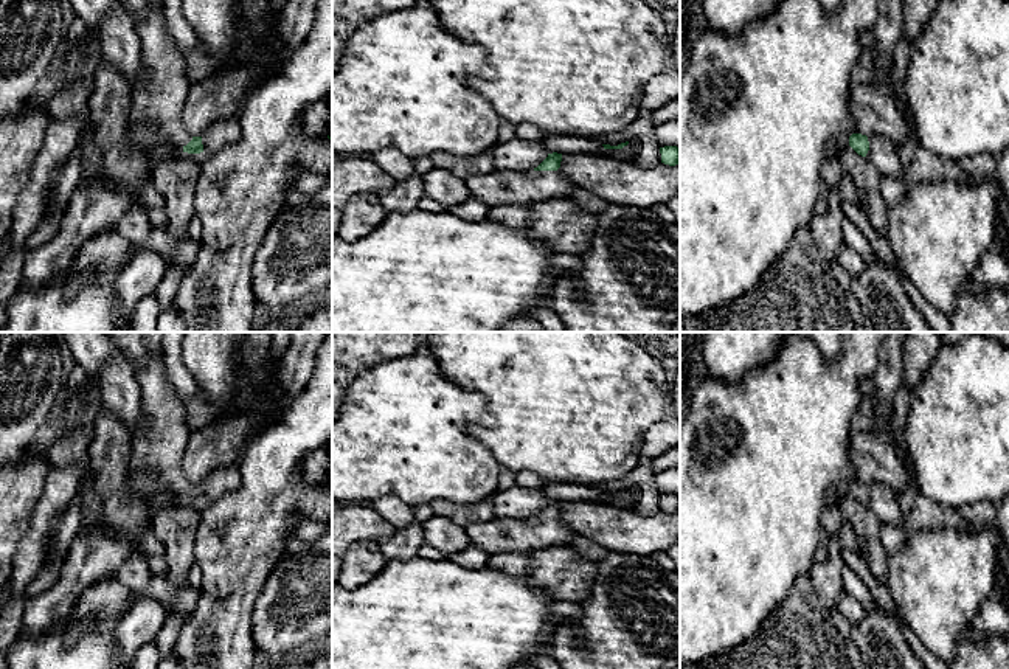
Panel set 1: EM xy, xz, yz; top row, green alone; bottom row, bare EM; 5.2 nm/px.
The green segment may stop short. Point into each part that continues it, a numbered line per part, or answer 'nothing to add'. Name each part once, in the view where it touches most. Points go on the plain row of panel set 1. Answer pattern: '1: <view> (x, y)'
1: xy (156, 475)

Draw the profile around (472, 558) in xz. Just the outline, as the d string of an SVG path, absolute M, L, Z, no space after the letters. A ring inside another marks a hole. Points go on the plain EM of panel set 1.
M470 545L469 548L456 553L453 556L449 556L449 559L464 568L480 570L480 568L487 567L491 554Z

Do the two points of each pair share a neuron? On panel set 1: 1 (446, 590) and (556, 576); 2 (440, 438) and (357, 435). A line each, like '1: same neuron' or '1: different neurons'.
1: different neurons
2: same neuron

